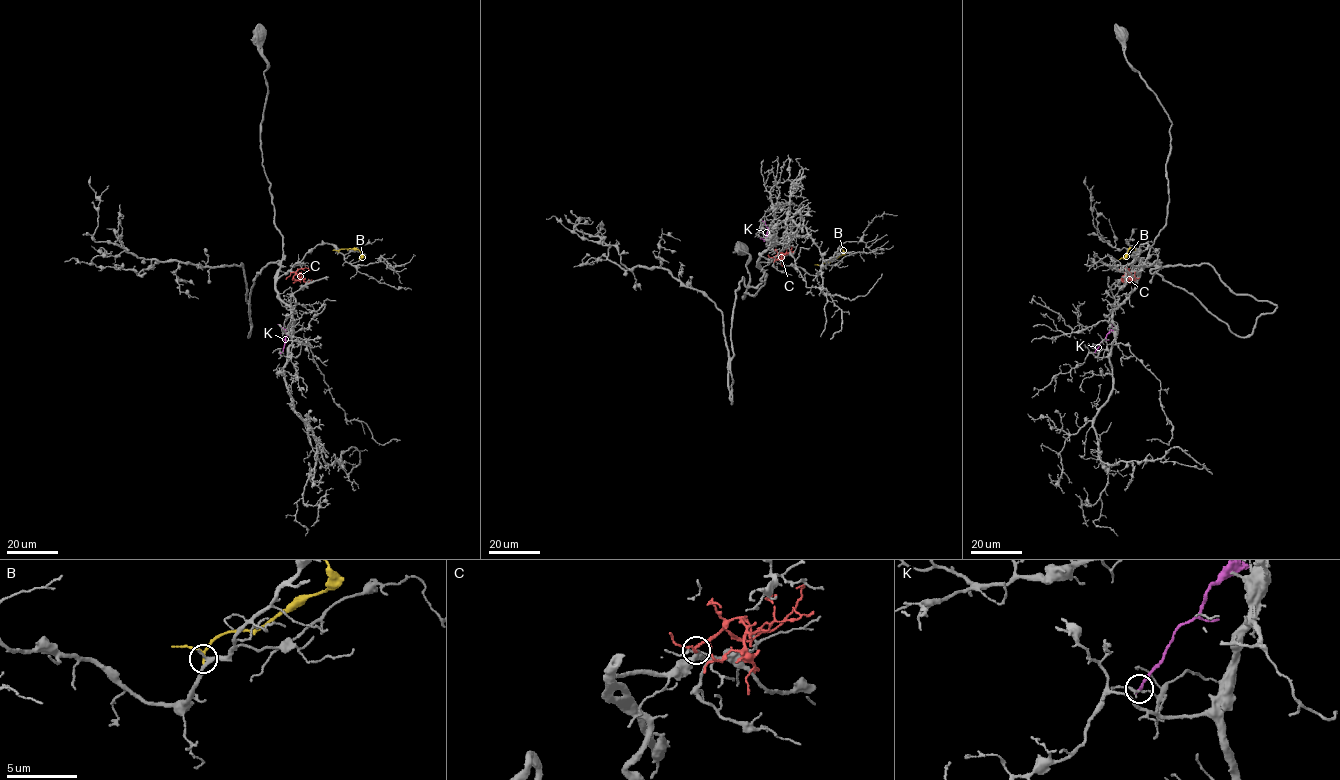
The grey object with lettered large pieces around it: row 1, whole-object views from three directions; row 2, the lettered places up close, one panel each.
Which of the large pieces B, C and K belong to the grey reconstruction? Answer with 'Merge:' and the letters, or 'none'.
Merge: C

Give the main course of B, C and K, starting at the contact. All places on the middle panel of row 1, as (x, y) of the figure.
B: (820, 267), (842, 254), (842, 246)
C: (772, 258), (780, 252), (785, 254), (793, 251)
K: (764, 221), (768, 234), (765, 239), (759, 238)

